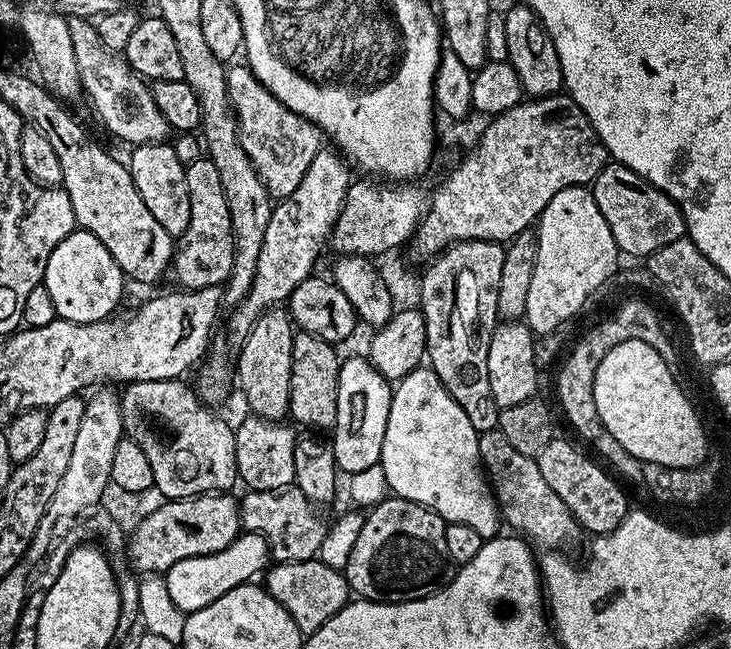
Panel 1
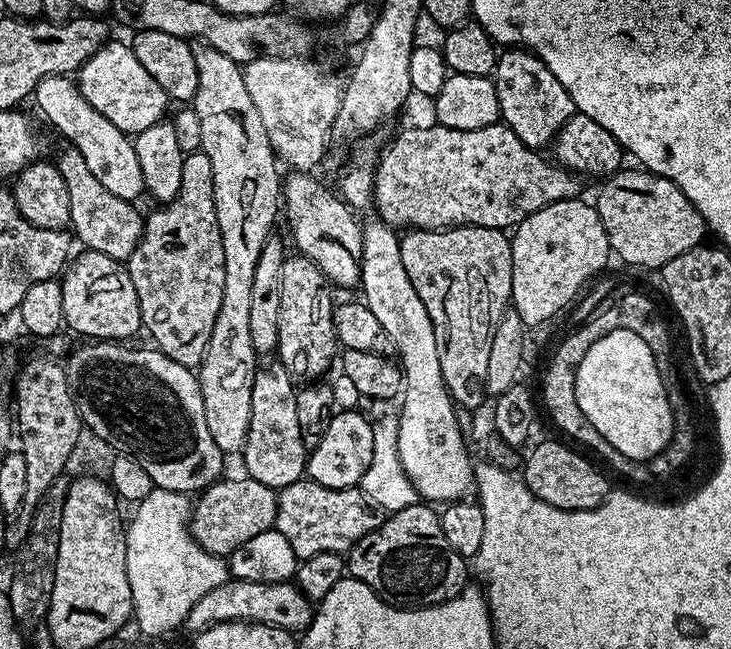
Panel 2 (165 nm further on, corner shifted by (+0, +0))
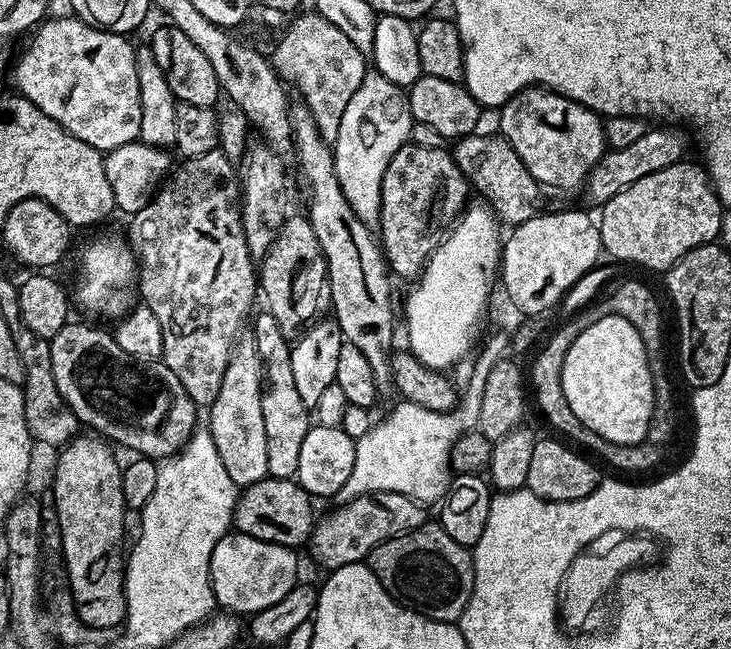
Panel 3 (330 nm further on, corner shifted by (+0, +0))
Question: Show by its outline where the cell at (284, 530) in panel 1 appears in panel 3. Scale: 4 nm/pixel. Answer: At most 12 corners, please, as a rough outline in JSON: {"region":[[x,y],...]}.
{"region":[[406,494],[356,496],[315,521],[324,570],[367,561],[424,527]]}

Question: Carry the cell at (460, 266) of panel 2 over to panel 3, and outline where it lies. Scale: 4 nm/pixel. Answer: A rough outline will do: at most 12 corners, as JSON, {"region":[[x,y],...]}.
{"region":[[409,142],[382,174],[378,244],[412,282],[457,219],[449,149]]}

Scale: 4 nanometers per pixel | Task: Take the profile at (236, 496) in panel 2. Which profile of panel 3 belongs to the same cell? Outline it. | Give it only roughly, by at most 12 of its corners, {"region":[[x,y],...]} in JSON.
{"region":[[265,478],[237,495],[234,528],[296,550],[309,543],[313,497]]}

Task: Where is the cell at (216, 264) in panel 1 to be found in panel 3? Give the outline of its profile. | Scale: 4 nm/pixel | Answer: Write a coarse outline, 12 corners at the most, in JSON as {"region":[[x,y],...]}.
{"region":[[189,156],[126,236],[198,406],[258,300],[238,172]]}

